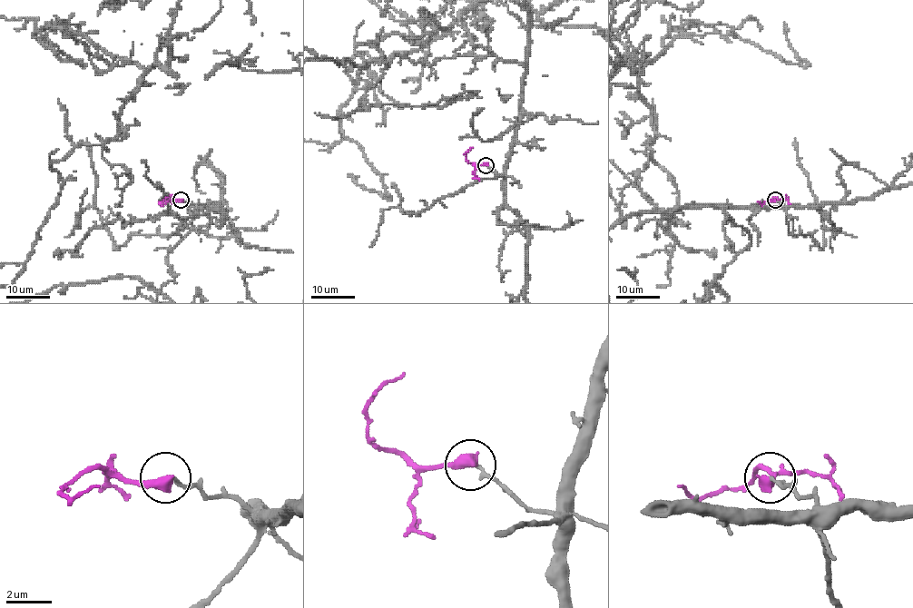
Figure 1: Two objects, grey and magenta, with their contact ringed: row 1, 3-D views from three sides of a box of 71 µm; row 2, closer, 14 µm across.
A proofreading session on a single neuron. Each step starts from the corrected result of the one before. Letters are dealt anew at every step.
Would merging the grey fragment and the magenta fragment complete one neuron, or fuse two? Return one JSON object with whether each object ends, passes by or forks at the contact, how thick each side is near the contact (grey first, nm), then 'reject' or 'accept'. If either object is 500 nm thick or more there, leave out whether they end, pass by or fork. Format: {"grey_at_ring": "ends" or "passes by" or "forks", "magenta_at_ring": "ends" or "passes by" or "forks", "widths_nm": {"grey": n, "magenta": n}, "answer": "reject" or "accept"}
{"widths_nm": {"grey": 140, "magenta": 550}, "answer": "reject"}

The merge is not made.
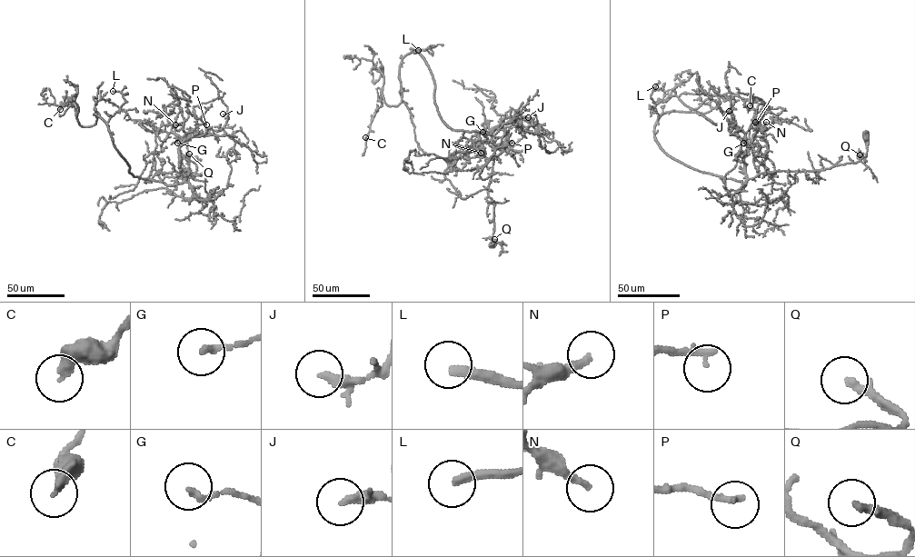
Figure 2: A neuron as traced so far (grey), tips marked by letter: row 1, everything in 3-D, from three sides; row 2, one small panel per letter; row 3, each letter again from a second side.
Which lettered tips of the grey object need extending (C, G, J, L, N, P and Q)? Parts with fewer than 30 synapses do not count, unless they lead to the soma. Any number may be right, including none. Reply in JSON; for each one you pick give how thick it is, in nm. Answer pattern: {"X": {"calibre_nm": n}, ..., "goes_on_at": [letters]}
{"L": {"calibre_nm": 280}, "goes_on_at": ["L"]}

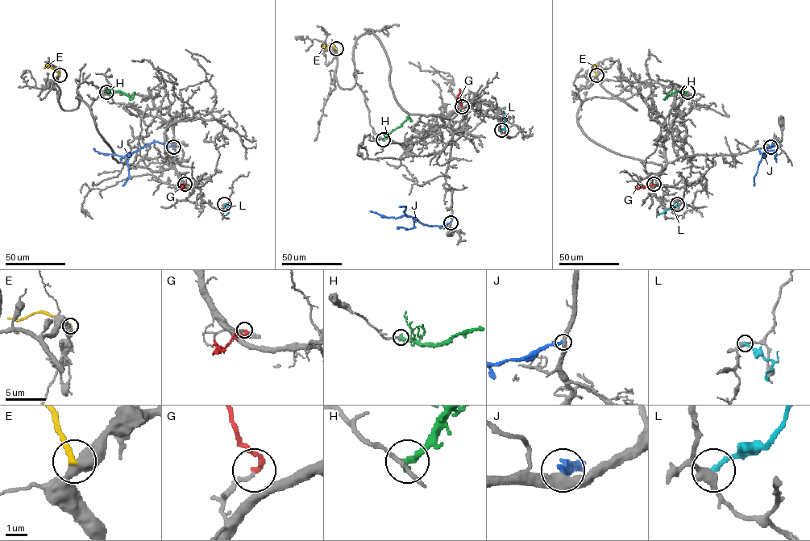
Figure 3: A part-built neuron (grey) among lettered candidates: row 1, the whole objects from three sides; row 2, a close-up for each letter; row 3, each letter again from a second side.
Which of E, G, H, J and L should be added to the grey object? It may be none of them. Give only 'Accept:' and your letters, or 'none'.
Accept: G

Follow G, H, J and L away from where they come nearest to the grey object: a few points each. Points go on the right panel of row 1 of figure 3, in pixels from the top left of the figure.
G: (654, 184), (636, 188)
H: (687, 92), (676, 90), (666, 97), (669, 92)
J: (770, 147), (774, 141), (764, 151), (765, 156), (758, 148)
L: (677, 204), (658, 215)

